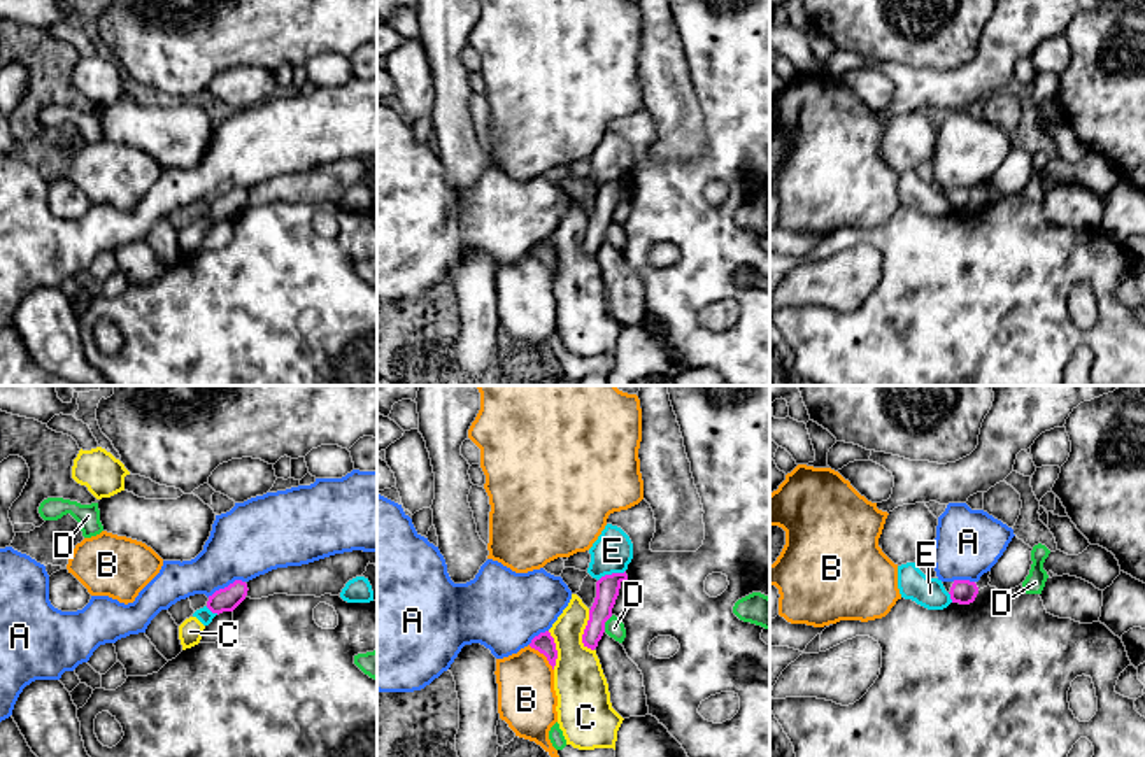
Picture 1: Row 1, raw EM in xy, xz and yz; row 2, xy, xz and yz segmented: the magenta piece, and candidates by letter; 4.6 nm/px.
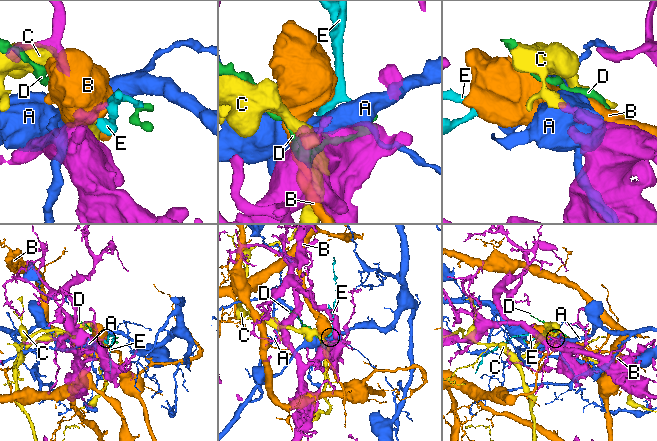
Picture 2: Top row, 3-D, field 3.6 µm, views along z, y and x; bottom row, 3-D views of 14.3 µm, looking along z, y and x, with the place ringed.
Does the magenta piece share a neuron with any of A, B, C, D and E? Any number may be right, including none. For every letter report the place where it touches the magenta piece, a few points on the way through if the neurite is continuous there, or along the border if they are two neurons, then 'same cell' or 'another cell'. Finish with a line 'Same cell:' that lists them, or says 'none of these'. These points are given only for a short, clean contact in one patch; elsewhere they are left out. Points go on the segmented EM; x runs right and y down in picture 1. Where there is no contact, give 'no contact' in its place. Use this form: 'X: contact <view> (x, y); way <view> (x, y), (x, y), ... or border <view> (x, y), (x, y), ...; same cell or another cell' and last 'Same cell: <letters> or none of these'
A: contact xy (225, 587); another cell
B: contact xz (544, 654); another cell
C: contact xz (584, 631); another cell
D: contact xz (604, 624); border xz (612, 615), (605, 622), (604, 631); another cell
E: contact xz (612, 573); border xz (625, 570), (605, 573), (598, 580); another cell
Same cell: none of these

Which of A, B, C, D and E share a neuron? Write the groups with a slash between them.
A / B / C E / D

